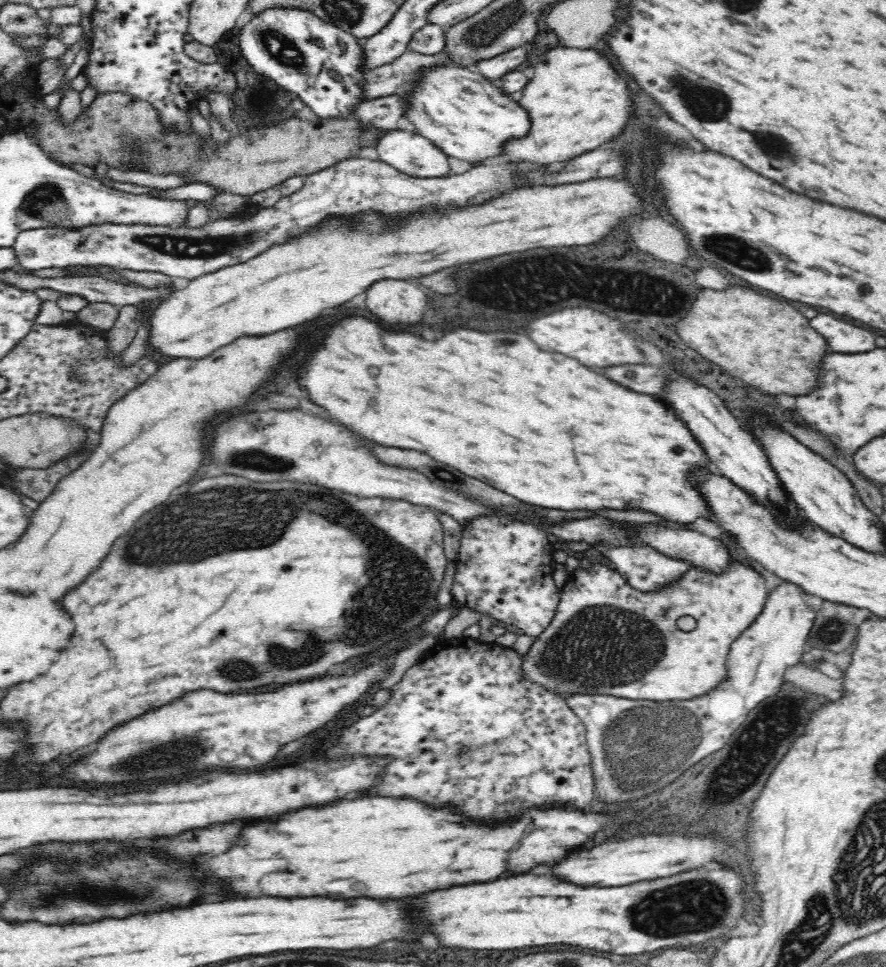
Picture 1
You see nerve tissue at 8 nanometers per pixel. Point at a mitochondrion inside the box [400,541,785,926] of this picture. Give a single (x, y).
(636, 748)

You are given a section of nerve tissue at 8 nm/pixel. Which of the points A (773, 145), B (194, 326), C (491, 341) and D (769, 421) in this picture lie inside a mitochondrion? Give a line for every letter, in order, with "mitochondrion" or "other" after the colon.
A: mitochondrion
B: other
C: mitochondrion
D: other

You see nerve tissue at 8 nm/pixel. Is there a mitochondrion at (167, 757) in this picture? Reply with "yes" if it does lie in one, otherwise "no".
yes

